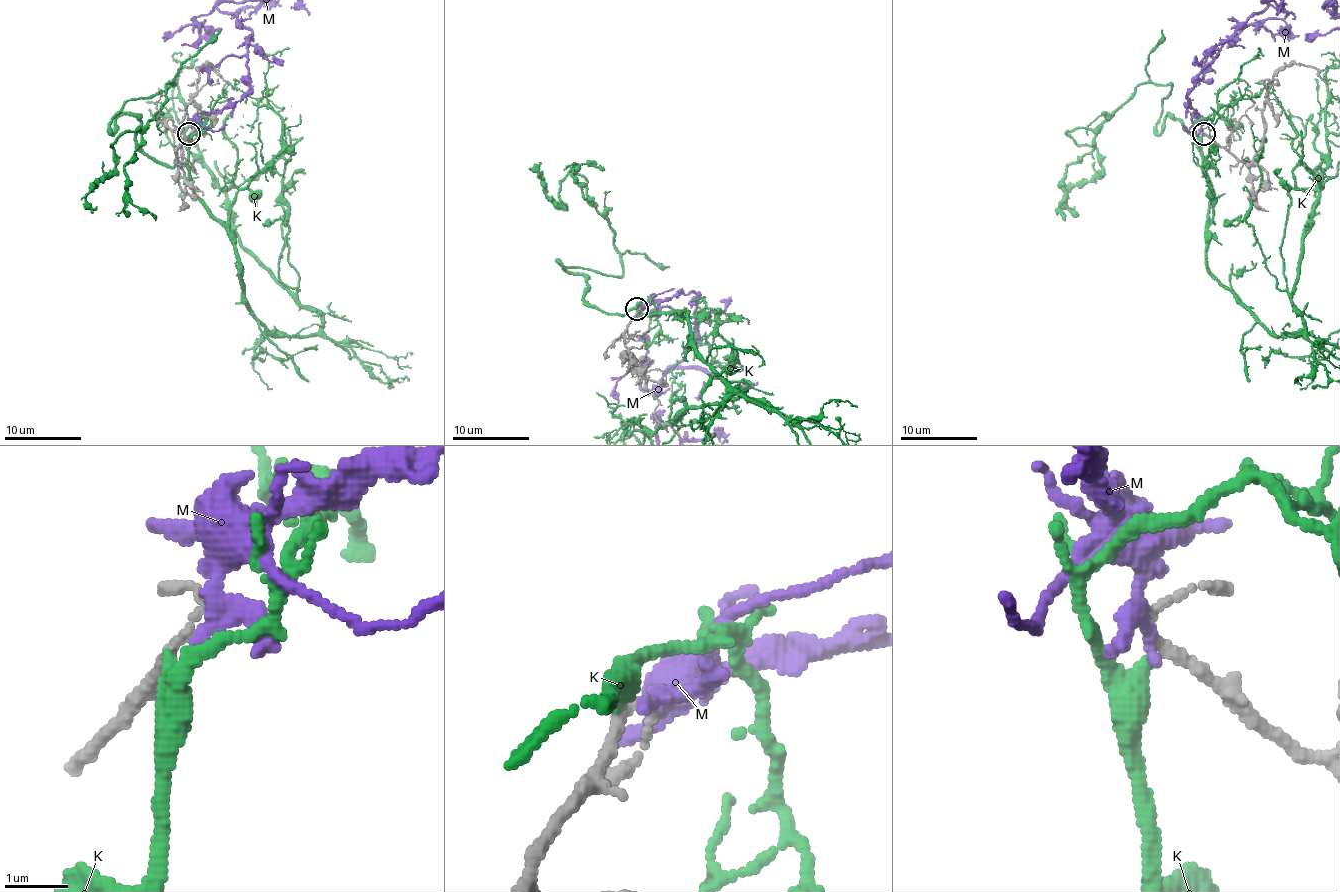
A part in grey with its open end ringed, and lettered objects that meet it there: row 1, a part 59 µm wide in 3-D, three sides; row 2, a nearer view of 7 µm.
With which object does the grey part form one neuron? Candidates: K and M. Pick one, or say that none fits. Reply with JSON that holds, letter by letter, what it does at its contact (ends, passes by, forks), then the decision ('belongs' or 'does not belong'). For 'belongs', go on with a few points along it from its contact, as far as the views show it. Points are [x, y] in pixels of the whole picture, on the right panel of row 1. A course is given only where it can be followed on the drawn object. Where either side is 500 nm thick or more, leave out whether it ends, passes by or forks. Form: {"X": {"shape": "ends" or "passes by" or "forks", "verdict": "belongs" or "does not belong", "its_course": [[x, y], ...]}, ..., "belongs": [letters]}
{"K": {"shape": "passes by", "verdict": "belongs"}, "M": {"shape": "passes by", "verdict": "does not belong"}, "belongs": ["K"]}

